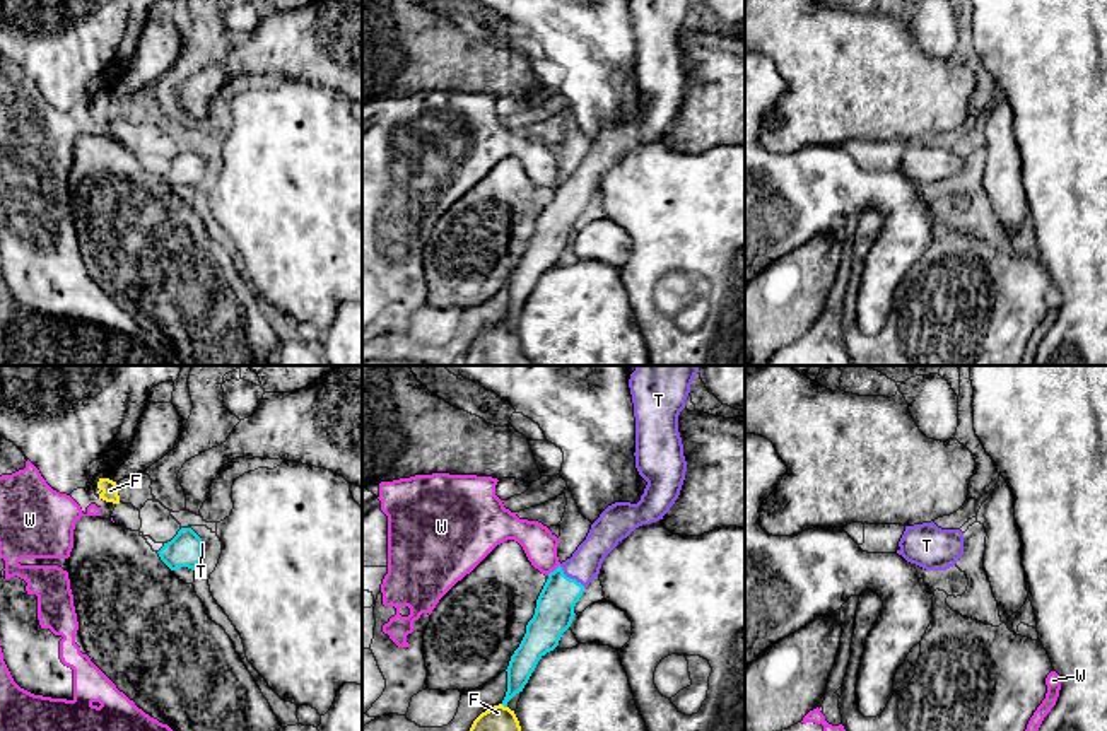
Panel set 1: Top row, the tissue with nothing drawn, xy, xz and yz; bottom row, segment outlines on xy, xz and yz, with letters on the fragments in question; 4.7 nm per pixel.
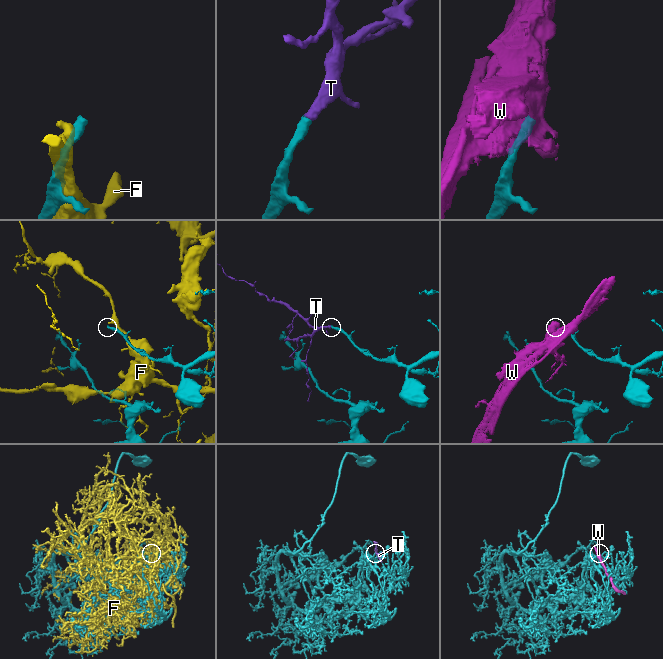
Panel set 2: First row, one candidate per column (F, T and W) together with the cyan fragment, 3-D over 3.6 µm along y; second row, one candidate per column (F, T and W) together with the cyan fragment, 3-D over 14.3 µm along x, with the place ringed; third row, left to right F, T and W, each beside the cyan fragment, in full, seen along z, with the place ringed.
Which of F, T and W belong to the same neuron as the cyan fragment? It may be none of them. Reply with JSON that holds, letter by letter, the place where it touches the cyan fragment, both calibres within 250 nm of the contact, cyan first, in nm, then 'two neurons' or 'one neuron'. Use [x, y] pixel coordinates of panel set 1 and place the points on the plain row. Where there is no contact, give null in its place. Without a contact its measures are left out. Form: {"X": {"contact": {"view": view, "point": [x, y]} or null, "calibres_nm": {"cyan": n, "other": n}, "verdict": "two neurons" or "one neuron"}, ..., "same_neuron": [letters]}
{"F": {"contact": {"view": "xz", "point": [504, 323]}, "calibres_nm": {"cyan": 120, "other": 280}, "verdict": "two neurons"}, "T": {"contact": {"view": "xz", "point": [569, 195]}, "calibres_nm": {"cyan": 180, "other": 150}, "verdict": "one neuron"}, "W": {"contact": {"view": "xz", "point": [554, 188]}, "calibres_nm": {"cyan": 180, "other": 160}, "verdict": "two neurons"}, "same_neuron": ["T"]}

